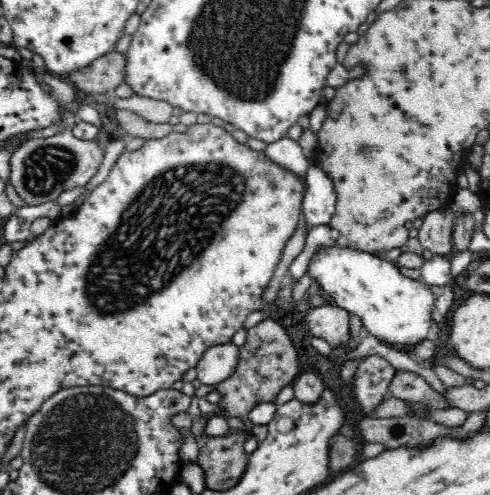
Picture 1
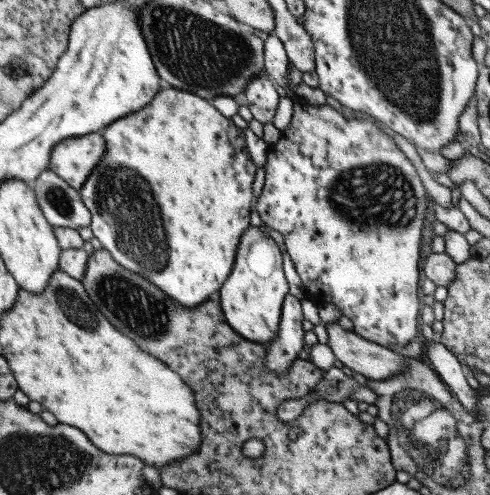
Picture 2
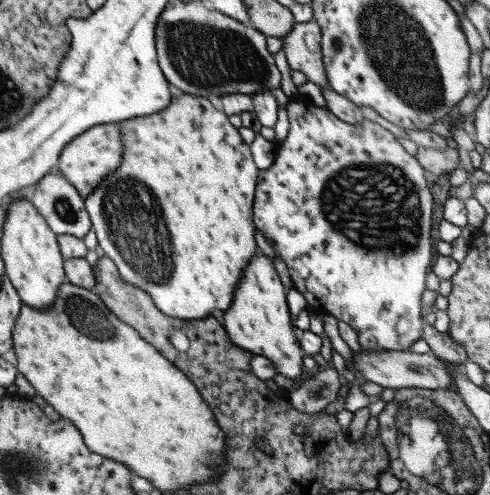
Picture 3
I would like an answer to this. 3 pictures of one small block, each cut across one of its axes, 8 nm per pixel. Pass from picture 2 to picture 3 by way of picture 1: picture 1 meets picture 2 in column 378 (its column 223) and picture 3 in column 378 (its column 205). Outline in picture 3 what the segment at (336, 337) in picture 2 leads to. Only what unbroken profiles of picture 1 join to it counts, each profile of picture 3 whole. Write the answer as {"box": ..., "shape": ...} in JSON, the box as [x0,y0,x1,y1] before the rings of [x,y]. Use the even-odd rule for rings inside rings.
{"box":[355,350,455,390],"shape":[[[361,350],[359,356],[355,356],[355,368],[373,384],[379,384],[383,388],[423,388],[423,390],[455,390],[455,380],[447,372],[445,364],[435,358],[431,352],[367,352]]]}

